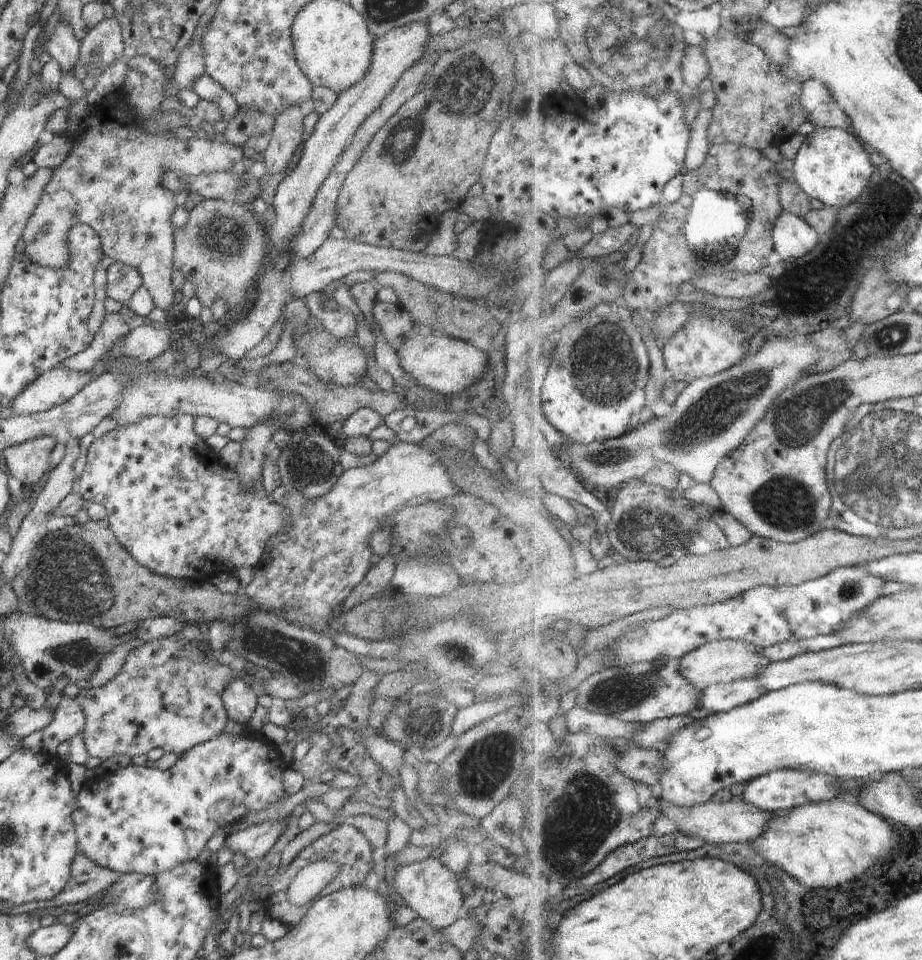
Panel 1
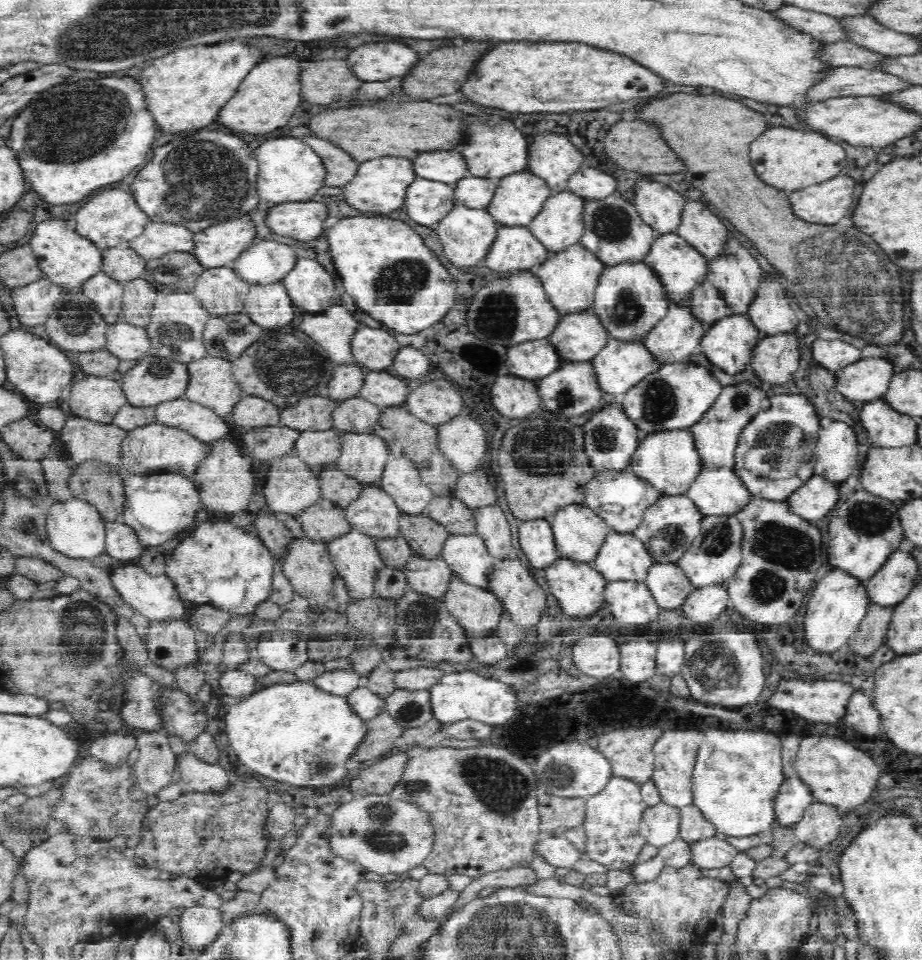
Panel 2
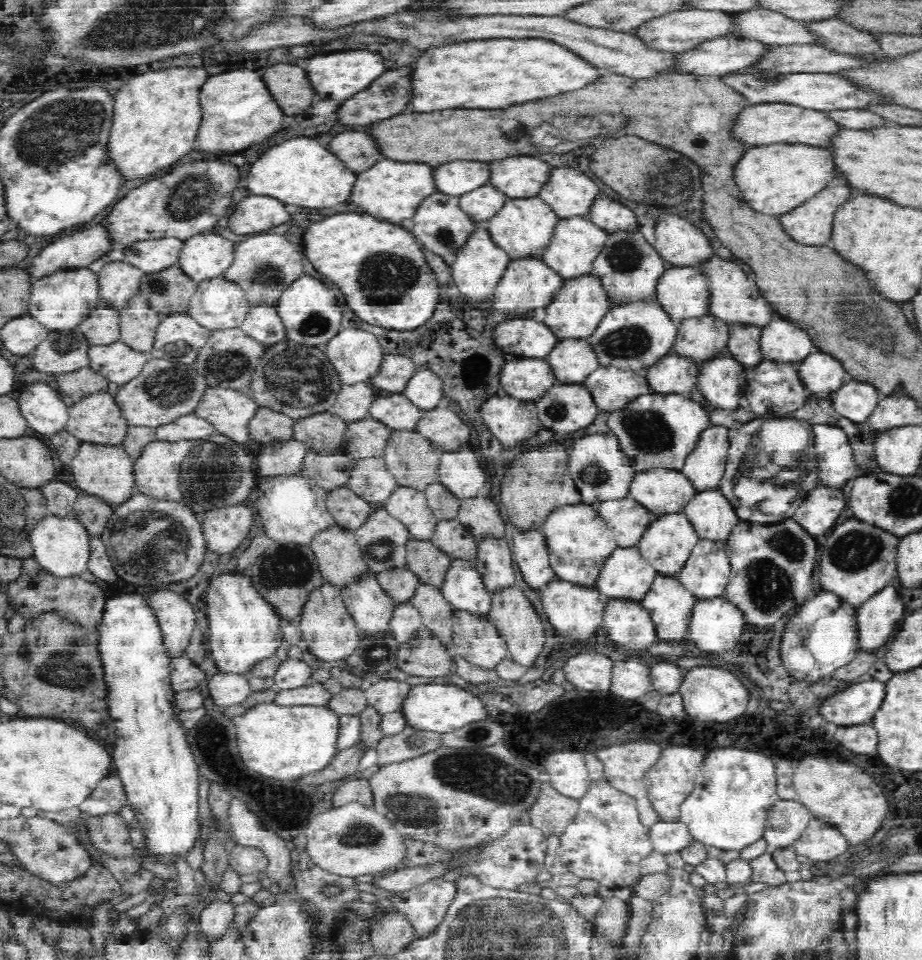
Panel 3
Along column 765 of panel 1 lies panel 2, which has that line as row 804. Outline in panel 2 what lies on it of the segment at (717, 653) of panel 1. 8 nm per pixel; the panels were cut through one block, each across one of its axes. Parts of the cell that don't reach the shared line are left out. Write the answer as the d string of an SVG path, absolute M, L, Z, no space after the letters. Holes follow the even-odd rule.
M664 802L648 806L640 819L639 836L646 845L660 849L679 838L680 822L678 807Z

